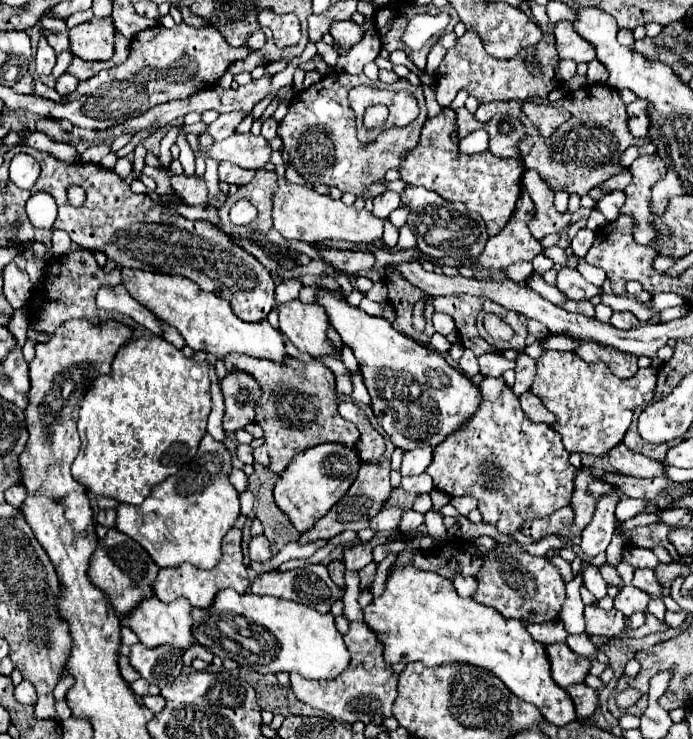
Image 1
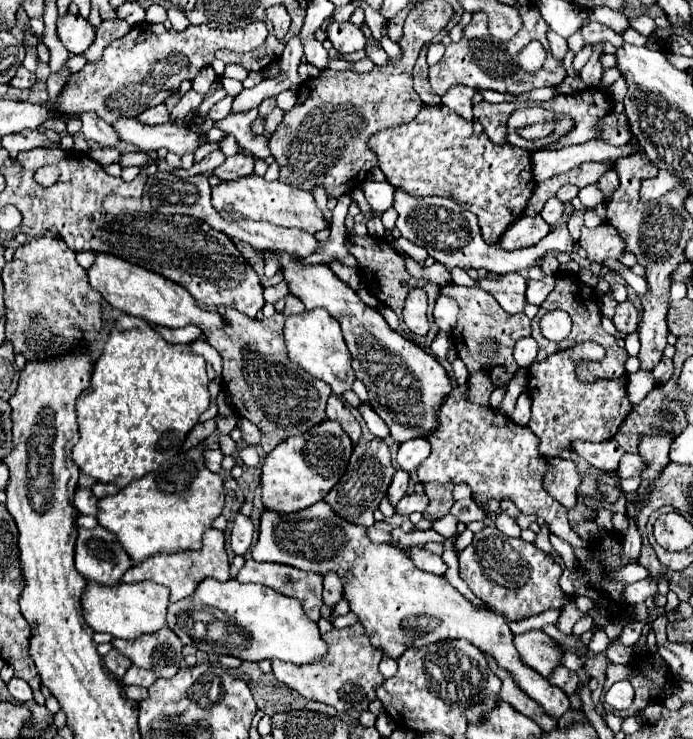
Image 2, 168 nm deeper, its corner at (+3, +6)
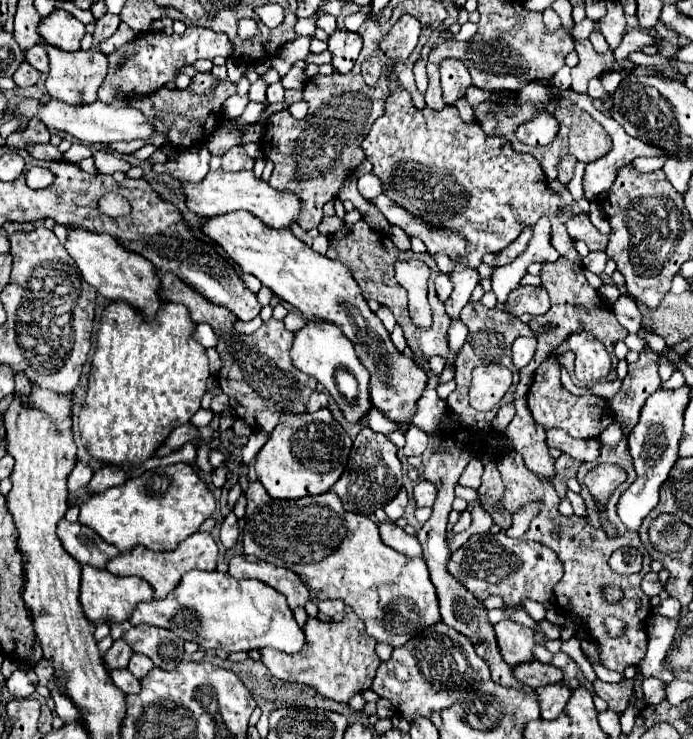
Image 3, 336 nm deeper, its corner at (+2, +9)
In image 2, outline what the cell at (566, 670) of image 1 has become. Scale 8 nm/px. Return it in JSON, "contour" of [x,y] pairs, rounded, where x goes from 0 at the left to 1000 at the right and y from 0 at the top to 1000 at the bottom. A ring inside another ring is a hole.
{"contour":[[[766,853],[758,858],[740,861],[743,877],[749,882],[749,890],[778,909],[784,917],[792,917],[798,904],[807,901],[807,893],[812,882],[798,871],[798,866],[784,853]]]}

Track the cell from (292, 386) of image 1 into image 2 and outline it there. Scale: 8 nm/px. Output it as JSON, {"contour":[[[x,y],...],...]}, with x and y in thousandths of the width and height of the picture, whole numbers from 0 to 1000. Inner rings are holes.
{"contour":[[[313,417],[313,422],[328,430],[328,441],[296,447],[296,455],[322,484],[319,522],[336,544],[336,555],[377,582],[374,604],[391,612],[405,595],[440,587],[449,576],[466,571],[472,566],[469,544],[478,536],[478,525],[414,484],[408,463],[411,428],[394,425],[371,436],[345,425],[339,417]]]}

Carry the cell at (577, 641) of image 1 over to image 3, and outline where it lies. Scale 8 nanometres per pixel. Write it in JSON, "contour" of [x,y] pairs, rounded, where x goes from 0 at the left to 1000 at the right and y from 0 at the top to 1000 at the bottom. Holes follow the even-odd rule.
{"contour":[[[756,813],[756,824],[759,824],[762,832],[765,832],[768,838],[773,838],[773,840],[785,840],[785,835],[788,835],[788,824],[785,824],[785,819],[779,819],[779,816]]]}

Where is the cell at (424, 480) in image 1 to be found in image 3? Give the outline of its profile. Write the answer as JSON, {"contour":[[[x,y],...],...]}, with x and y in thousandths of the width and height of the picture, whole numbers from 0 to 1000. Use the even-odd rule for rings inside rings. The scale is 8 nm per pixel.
{"contour":[[[580,659],[577,664],[574,664],[574,670],[554,686],[554,691],[557,691],[557,697],[563,700],[563,702],[577,702],[580,697],[583,697],[583,686],[586,686],[586,681],[589,681],[589,673],[586,673],[586,662]]]}

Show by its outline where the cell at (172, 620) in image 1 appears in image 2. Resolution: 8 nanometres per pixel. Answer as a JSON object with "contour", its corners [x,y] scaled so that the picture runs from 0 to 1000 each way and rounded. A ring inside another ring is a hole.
{"contour":[[[126,788],[117,809],[123,842],[137,855],[157,855],[166,863],[198,863],[203,858],[218,858],[241,847],[238,831],[244,820],[244,798],[224,788],[192,788],[172,793],[143,793],[140,788]]]}

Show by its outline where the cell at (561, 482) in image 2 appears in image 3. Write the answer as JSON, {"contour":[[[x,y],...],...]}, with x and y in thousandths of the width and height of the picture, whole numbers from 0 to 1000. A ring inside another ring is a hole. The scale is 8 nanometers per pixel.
{"contour":[[[745,540],[742,545],[745,545],[745,564],[730,578],[730,591],[736,594],[742,608],[756,618],[762,635],[771,637],[779,648],[797,654],[802,645],[799,635],[802,621],[791,610],[788,583],[768,567],[759,540]]]}

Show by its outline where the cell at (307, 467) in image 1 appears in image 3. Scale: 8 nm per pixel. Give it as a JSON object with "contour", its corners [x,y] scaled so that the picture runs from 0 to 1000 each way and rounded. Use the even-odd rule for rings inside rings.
{"contour":[[[476,553],[439,562],[410,562],[410,572],[392,583],[387,599],[369,618],[369,643],[392,675],[433,675],[465,670],[491,648],[508,594],[479,564]]]}

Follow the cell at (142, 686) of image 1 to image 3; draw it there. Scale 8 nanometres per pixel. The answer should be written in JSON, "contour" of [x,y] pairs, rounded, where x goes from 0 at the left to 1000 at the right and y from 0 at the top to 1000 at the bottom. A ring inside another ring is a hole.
{"contour":[[[193,884],[190,892],[188,892],[188,897],[185,897],[185,908],[188,908],[196,919],[208,919],[219,905],[222,905],[222,897],[219,897],[216,889],[211,889],[211,886]]]}

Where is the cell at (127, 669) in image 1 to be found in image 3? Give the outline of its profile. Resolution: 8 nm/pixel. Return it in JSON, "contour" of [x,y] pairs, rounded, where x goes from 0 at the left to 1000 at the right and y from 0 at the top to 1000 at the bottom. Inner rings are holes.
{"contour":[[[170,865],[159,876],[159,881],[150,886],[153,905],[159,905],[159,908],[165,908],[165,905],[182,905],[188,889],[190,889],[190,878],[185,876],[185,870],[179,870],[176,865]]]}

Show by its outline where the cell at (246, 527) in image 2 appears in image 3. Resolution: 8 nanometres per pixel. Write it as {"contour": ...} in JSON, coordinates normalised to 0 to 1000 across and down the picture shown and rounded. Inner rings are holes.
{"contour":[[[338,694],[326,697],[323,708],[320,708],[320,716],[317,716],[317,732],[326,743],[338,743],[341,735],[343,735],[343,727],[346,727],[346,713],[343,713],[343,700]]]}

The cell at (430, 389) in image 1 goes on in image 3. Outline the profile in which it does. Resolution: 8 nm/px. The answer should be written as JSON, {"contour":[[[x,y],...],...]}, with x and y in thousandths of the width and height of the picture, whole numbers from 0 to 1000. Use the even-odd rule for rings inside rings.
{"contour":[[[352,286],[297,296],[291,310],[309,329],[323,334],[329,348],[335,348],[352,369],[369,372],[378,386],[390,388],[395,399],[418,410],[442,432],[465,432],[488,440],[494,451],[508,461],[519,491],[534,505],[537,548],[580,581],[589,581],[595,575],[603,540],[609,537],[609,529],[618,518],[618,505],[595,483],[586,483],[569,470],[563,451],[554,445],[545,426],[531,415],[517,383],[494,356],[450,340],[442,329],[427,323],[421,313],[398,313],[381,307],[375,296]]]}

